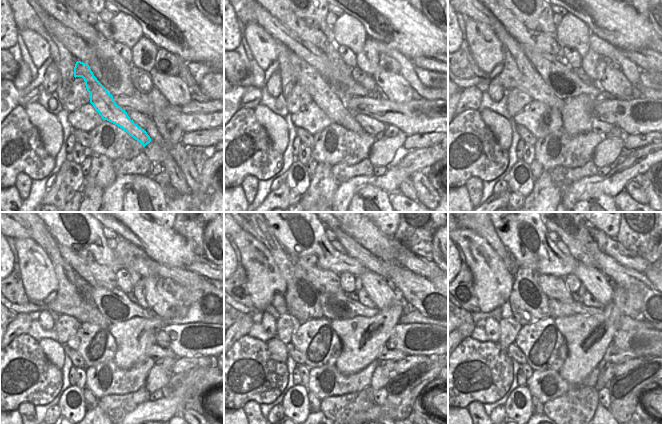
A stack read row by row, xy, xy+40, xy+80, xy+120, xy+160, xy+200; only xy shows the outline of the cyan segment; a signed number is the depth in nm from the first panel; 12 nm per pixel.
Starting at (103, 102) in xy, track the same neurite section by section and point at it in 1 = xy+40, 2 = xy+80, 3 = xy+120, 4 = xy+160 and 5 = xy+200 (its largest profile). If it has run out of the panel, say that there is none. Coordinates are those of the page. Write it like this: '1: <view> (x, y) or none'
1: xy+40 (321, 94)
2: xy+80 (518, 72)
3: xy+120 (74, 298)
4: xy+160 (302, 299)
5: xy+200 (529, 304)

